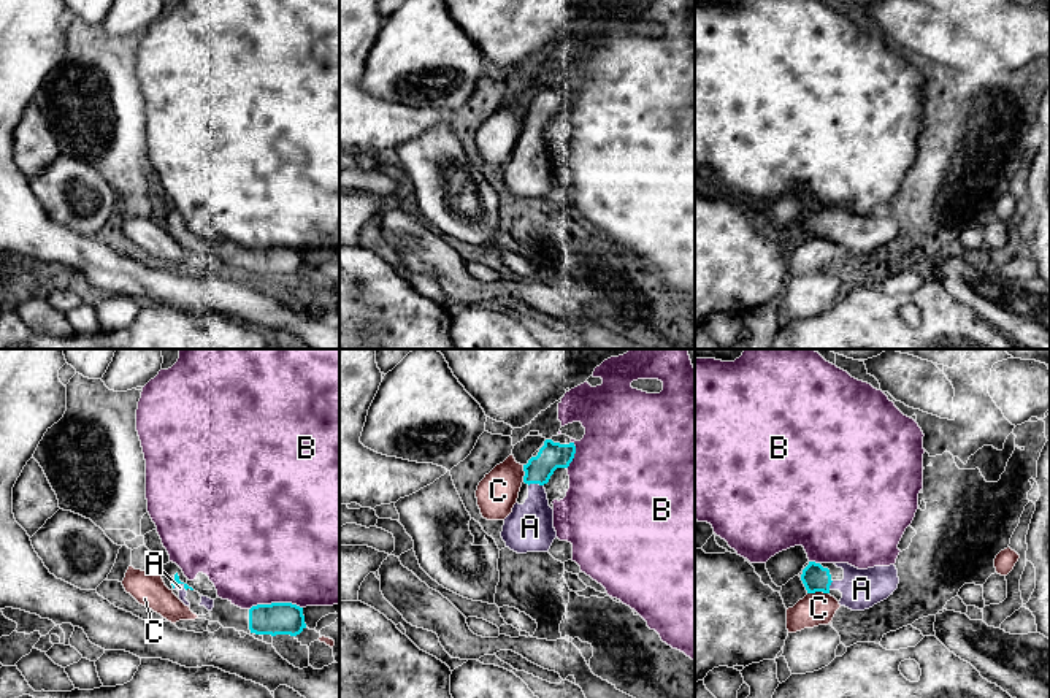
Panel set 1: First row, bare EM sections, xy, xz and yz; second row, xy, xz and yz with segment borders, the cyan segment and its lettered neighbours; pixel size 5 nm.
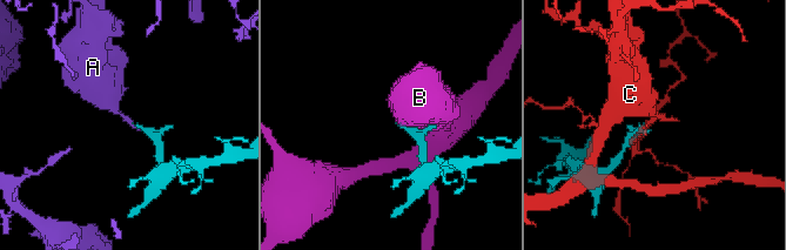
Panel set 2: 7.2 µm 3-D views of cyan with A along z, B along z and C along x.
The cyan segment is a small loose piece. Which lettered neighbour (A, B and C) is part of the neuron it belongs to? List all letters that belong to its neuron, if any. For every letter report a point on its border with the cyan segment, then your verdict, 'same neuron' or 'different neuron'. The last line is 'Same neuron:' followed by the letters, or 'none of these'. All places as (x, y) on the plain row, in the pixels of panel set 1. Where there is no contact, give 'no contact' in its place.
A: xz (535, 127) | same neuron
B: xy (275, 248) | different neuron
C: yz (817, 235) | different neuron
Same neuron: A

